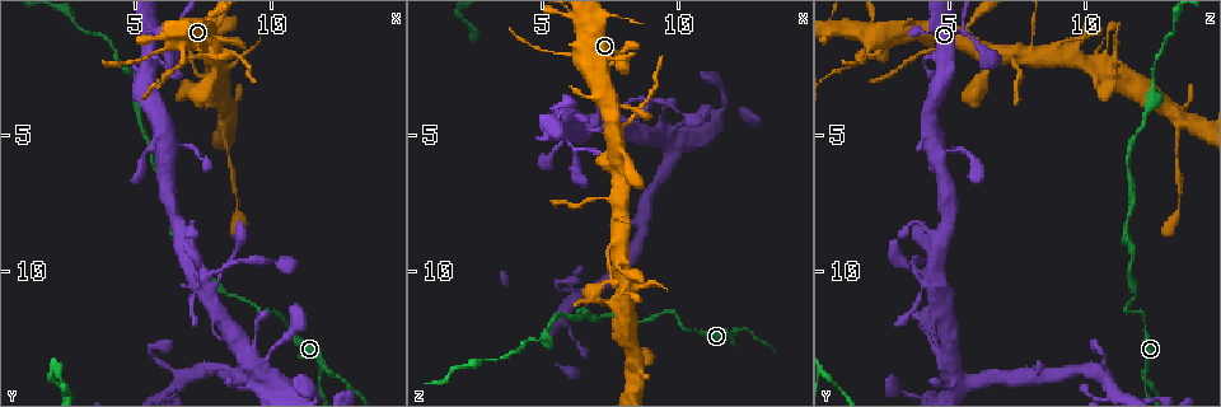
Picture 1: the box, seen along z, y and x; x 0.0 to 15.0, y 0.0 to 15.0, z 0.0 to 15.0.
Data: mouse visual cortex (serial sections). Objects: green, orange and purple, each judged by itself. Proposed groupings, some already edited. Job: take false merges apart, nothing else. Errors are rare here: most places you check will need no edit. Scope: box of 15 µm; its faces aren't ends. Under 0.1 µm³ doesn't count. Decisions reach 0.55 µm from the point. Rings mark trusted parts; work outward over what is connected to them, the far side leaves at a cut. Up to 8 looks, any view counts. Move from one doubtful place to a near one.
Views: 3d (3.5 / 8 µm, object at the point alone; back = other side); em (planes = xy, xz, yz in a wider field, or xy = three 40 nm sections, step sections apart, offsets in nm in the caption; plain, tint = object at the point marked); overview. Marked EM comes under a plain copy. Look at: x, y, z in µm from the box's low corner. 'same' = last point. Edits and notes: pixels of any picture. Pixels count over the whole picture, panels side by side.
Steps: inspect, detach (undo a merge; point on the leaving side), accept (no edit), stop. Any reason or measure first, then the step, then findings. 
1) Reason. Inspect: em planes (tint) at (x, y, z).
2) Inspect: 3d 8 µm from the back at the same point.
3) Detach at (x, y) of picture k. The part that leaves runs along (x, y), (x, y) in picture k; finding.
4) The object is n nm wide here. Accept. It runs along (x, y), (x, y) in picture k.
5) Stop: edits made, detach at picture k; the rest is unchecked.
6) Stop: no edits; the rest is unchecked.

Calibre changes. Inspect: 3d 3.5 µm at (11.7, 14.2, 12.1).

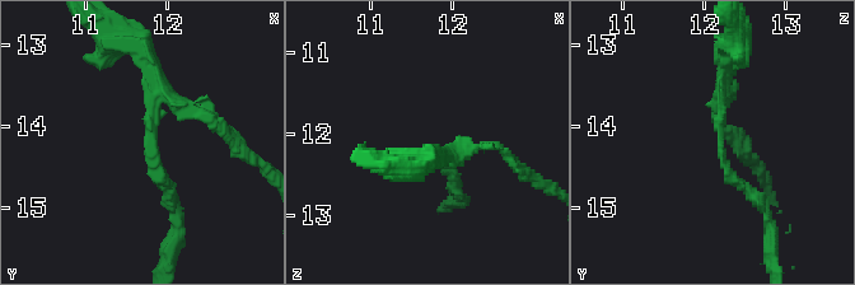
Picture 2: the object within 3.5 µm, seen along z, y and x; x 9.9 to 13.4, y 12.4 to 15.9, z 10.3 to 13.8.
The arms are 150, 150 nm wide; now the EM. Inspect: em xy step 5 (tint) at (11.75, 14.25, 12.15).

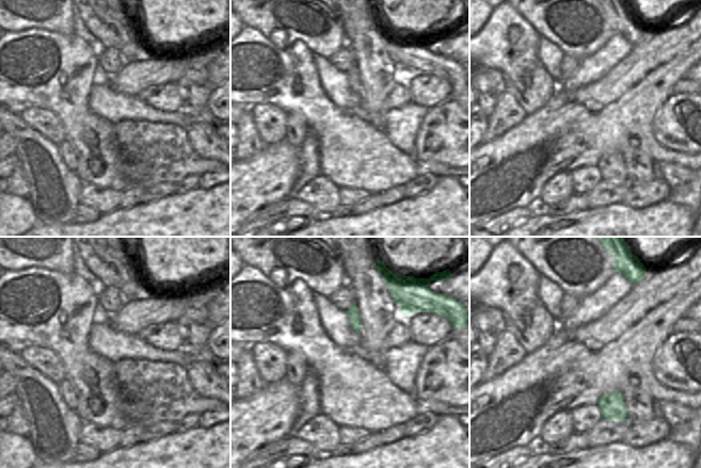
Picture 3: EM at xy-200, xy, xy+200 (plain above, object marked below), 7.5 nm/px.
Detach at (741, 186) of picture 2. The part that leaves runs along (719, 136), (728, 172), (767, 204) in picture 2; two cells meet here.

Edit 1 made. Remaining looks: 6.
Sharp bend. Inspect: 3d 8 µm at (9.7, 11.5, 11.6).

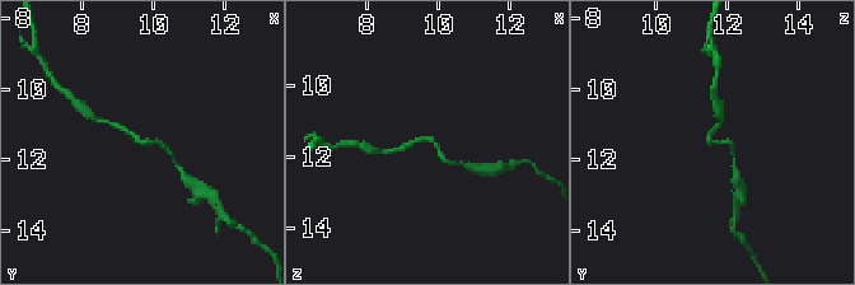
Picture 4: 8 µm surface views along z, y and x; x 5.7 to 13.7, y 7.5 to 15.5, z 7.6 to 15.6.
Inspect: 3d 3.5 µm at (9.7, 11.4, 11.5).

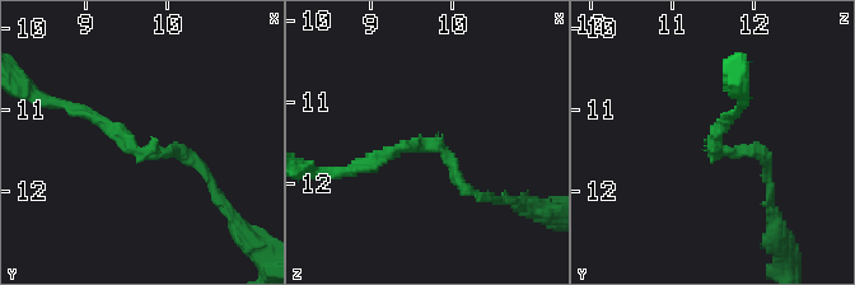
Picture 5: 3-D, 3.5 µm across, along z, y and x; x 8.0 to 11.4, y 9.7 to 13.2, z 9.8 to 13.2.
The arms are 150, 150 nm wide. Inspect: em xy step 3 (tint) at (9.70, 11.50, 11.50).

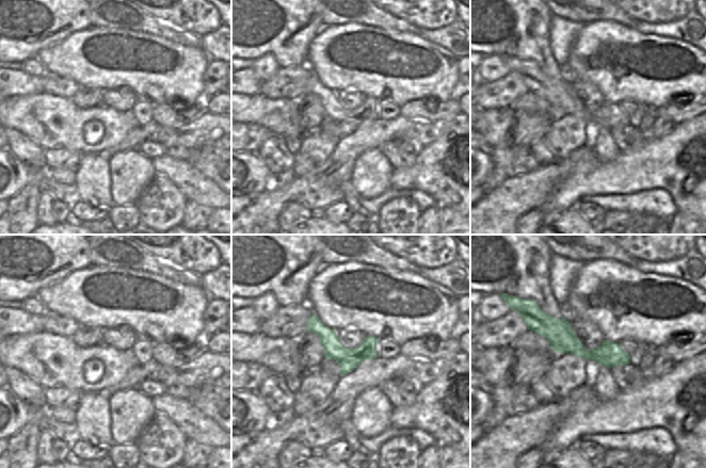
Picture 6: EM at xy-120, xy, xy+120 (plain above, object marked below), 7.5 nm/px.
Accept. It runs along (199, 166), (178, 150), (136, 150), (73, 111) in picture 5; one cell here.

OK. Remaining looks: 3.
Sharp bend. Inspect: 3d 3.5 µm from the back at (7.1, 1.6, 2.7).

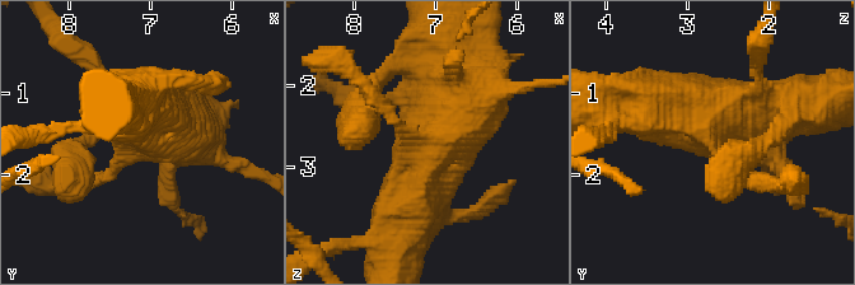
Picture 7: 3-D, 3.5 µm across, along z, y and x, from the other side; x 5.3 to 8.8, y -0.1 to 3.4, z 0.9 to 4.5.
Inspect: em planes (tint) at (7.15, 1.65, 2.65).

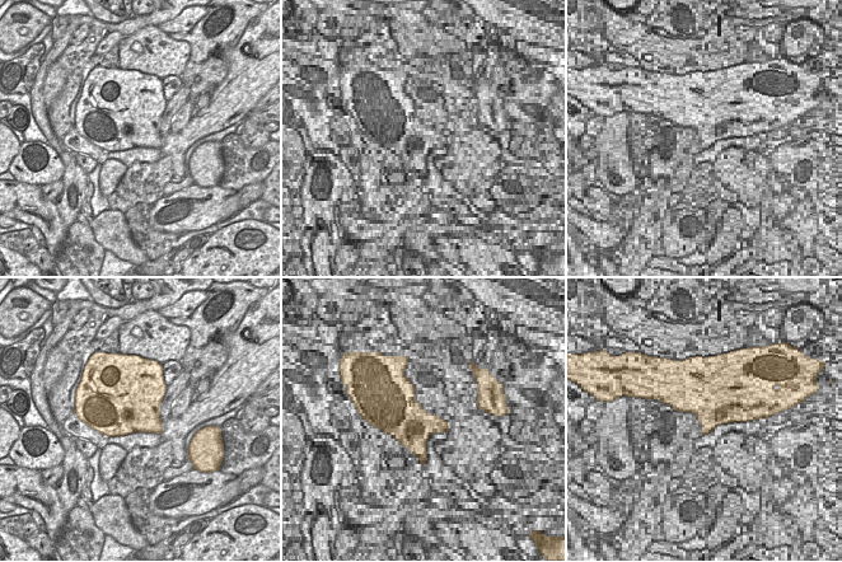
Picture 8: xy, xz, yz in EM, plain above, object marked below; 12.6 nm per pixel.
Accept. It runs along (159, 111), (167, 116), (104, 182) in picture 7; all the same cell.

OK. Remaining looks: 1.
Stop: edits made, detach at picture 2; the rest is unchecked.

